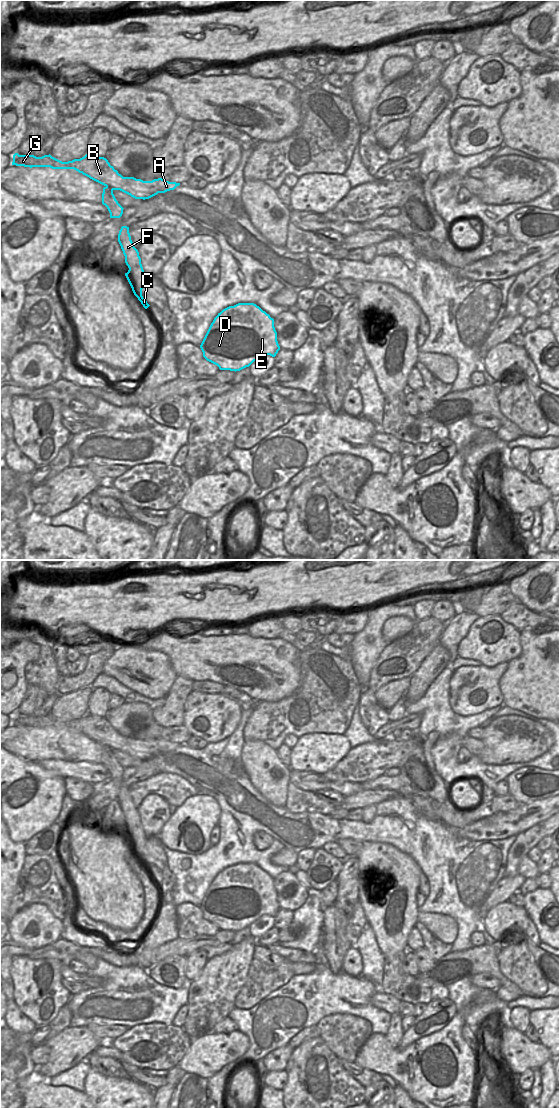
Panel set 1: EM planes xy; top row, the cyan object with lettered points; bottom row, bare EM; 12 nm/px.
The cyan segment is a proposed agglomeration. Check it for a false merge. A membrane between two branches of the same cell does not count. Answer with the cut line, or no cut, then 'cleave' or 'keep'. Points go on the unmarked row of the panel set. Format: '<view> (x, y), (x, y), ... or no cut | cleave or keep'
xy (106, 746), (113, 749) | cleave

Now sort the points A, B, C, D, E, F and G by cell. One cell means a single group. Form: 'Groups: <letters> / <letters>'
Groups: A B G / C D E F

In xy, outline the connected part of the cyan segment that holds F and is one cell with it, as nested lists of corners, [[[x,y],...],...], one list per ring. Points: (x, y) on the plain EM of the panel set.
[[[122,786],[118,794],[118,802],[125,816],[125,823],[129,830],[125,836],[132,848],[134,855],[141,862],[143,867],[147,869],[150,865],[142,856],[142,849],[146,844],[146,834],[141,824],[141,818],[138,810],[134,807],[129,793],[129,787]]]

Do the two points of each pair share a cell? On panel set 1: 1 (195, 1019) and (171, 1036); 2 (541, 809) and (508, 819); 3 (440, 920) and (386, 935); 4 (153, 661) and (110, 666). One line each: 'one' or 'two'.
1: two
2: one
3: two
4: one

